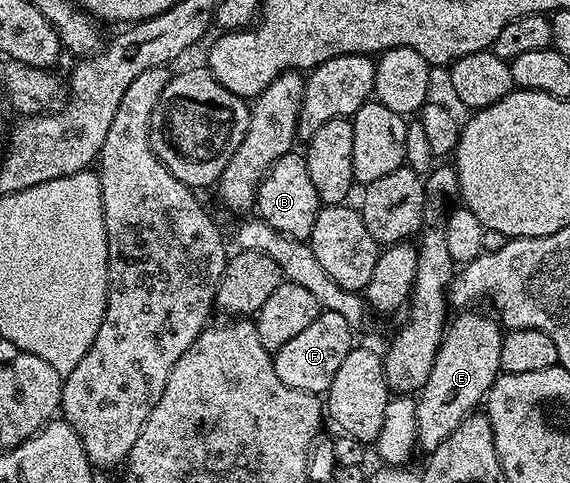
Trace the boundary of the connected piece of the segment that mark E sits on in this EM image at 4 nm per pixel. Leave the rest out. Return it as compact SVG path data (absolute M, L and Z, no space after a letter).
M467 310L450 321L444 338L439 343L437 358L425 386L419 389L415 402L417 410L417 444L424 453L431 453L465 422L465 418L484 403L488 390L501 374L501 342L505 332L494 315L478 316Z

